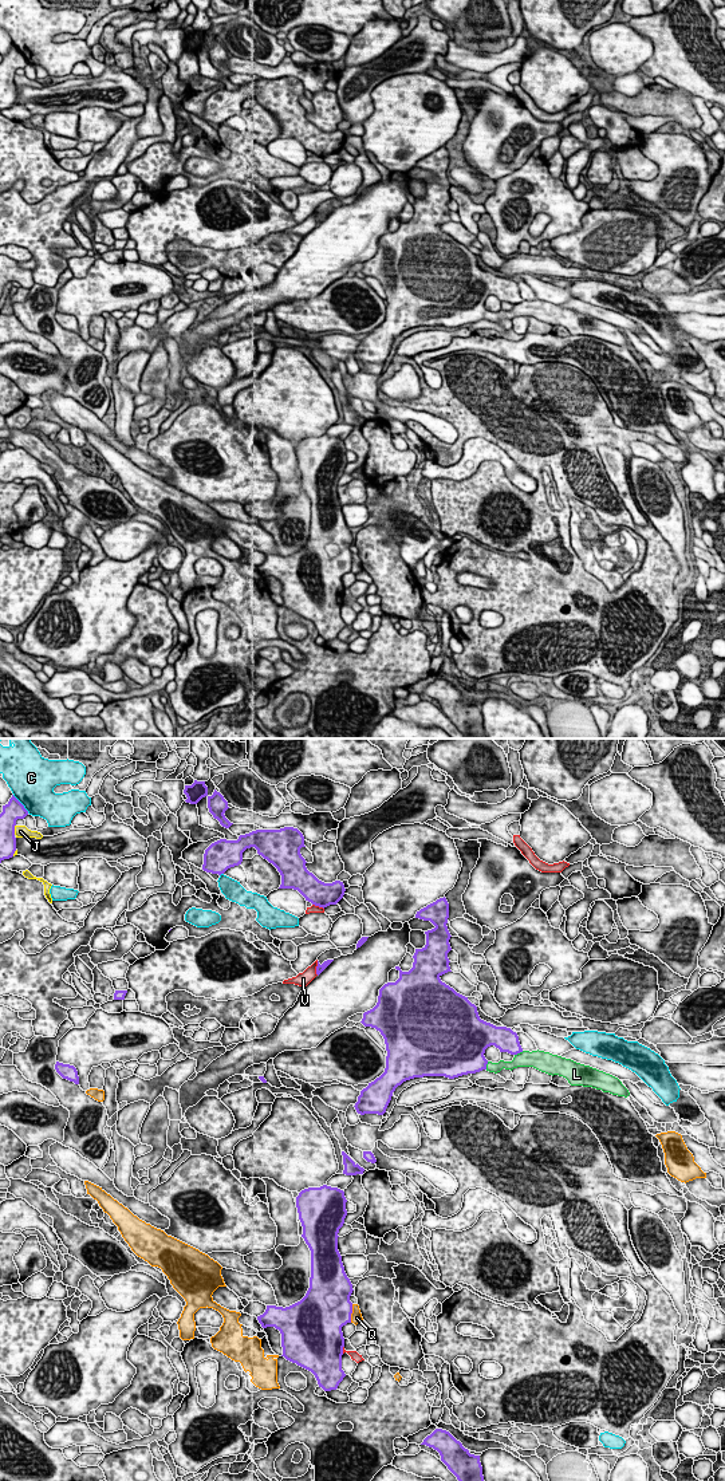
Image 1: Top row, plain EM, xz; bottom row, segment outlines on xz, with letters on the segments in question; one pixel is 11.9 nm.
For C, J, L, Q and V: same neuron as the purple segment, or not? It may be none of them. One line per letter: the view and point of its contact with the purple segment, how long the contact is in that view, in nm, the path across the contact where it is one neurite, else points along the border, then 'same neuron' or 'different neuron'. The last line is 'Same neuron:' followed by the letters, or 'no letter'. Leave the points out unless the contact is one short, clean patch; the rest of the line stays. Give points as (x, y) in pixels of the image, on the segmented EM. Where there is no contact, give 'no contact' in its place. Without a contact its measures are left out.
C: xz (22, 804) | 300 nm | different neuron
J: xz (14, 830) | 130 nm | different neuron
L: xz (519, 1052) | 120 nm | same neuron
Q: xz (351, 1312) | 220 nm | different neuron
V: xz (316, 968) | 180 nm | different neuron
Same neuron: L

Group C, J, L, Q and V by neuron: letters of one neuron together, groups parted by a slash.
C / J Q / L / V

